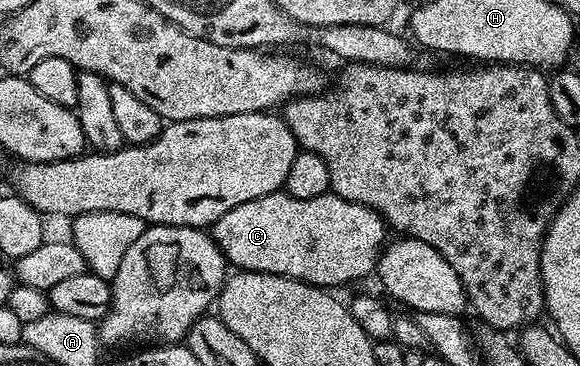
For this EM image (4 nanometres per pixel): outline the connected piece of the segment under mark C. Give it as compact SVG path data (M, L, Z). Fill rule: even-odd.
M277 192L266 196L258 196L258 200L246 200L246 204L238 204L234 208L230 208L230 212L226 212L226 216L222 216L211 226L210 233L213 240L218 244L220 251L224 253L225 259L231 265L233 262L236 268L240 270L256 270L260 274L277 274L283 278L297 278L300 282L308 283L309 286L336 288L332 286L344 286L347 282L356 282L359 278L366 277L368 273L371 275L375 271L376 264L379 262L381 253L386 245L384 230L386 231L386 223L380 215L375 214L370 208L366 208L362 204L342 200L342 196L337 194L329 192L322 196L310 196L310 200L298 200L298 196L290 196L287 192Z

